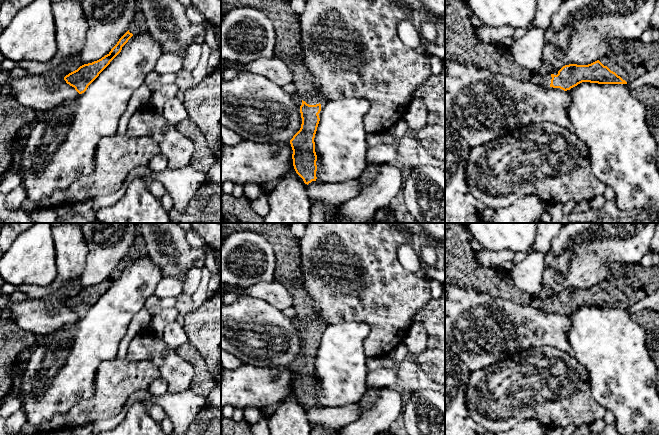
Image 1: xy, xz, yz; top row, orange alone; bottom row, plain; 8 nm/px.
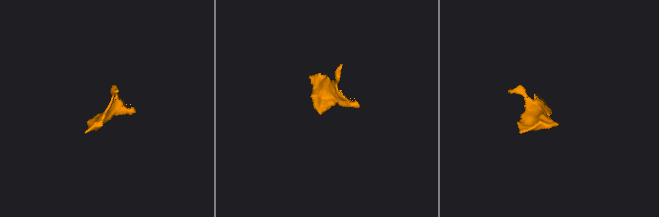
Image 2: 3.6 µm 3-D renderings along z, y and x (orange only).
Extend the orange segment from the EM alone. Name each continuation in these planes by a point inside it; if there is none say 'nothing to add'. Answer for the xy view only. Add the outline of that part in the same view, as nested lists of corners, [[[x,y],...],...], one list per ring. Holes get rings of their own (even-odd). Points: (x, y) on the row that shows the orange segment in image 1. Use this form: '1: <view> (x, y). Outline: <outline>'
1: xy (139, 24). Outline: [[[138,10],[133,22],[129,27],[129,32],[132,34],[136,34],[138,32],[146,32],[148,31],[145,18],[143,14]]]

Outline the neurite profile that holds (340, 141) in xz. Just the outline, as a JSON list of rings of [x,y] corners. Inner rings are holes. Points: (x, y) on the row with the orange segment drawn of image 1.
[[[343,97],[326,101],[318,114],[320,121],[315,134],[317,155],[316,181],[320,183],[343,183],[358,179],[367,168],[367,133],[364,117],[370,109],[370,102],[364,98]]]

